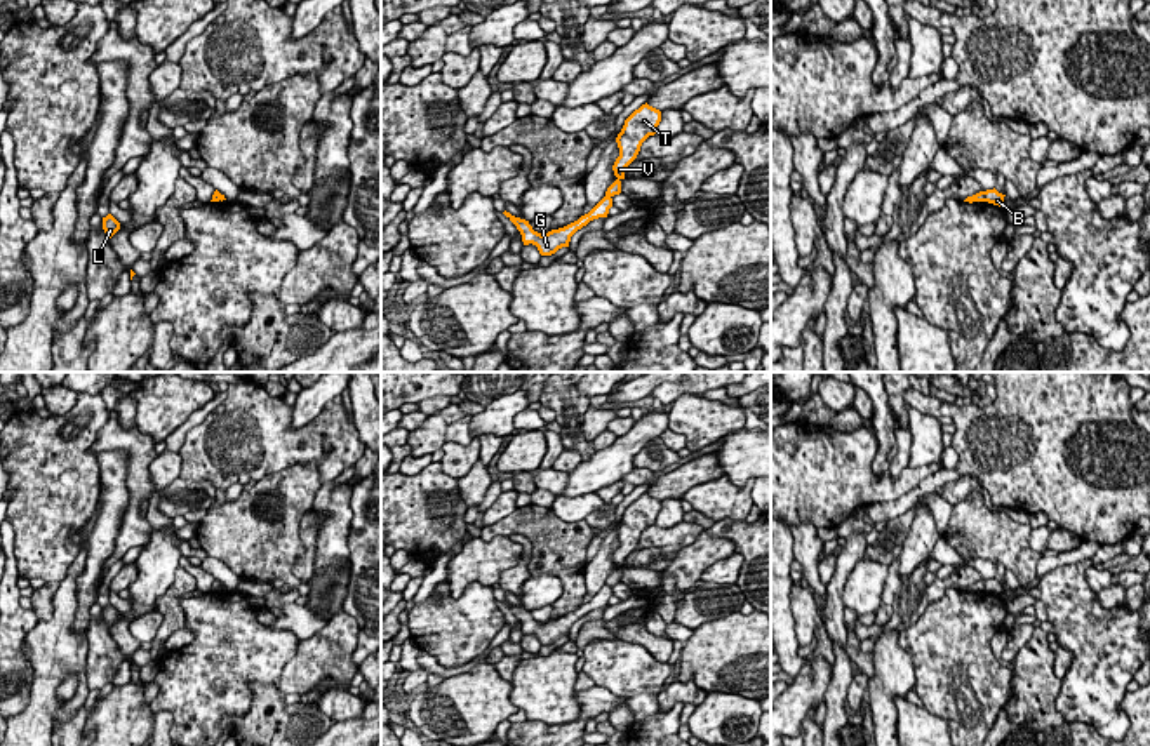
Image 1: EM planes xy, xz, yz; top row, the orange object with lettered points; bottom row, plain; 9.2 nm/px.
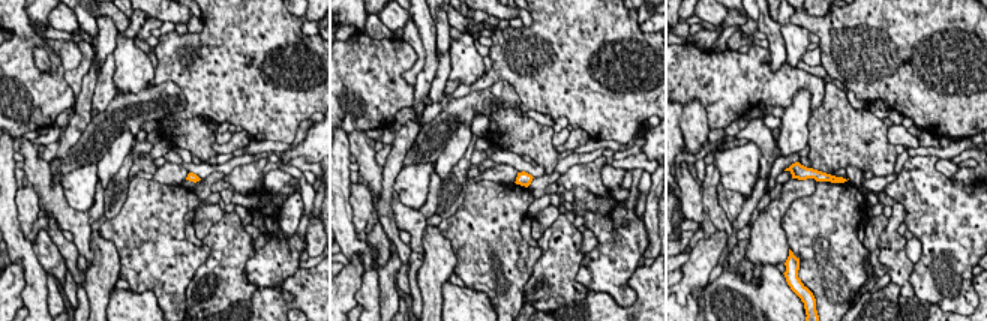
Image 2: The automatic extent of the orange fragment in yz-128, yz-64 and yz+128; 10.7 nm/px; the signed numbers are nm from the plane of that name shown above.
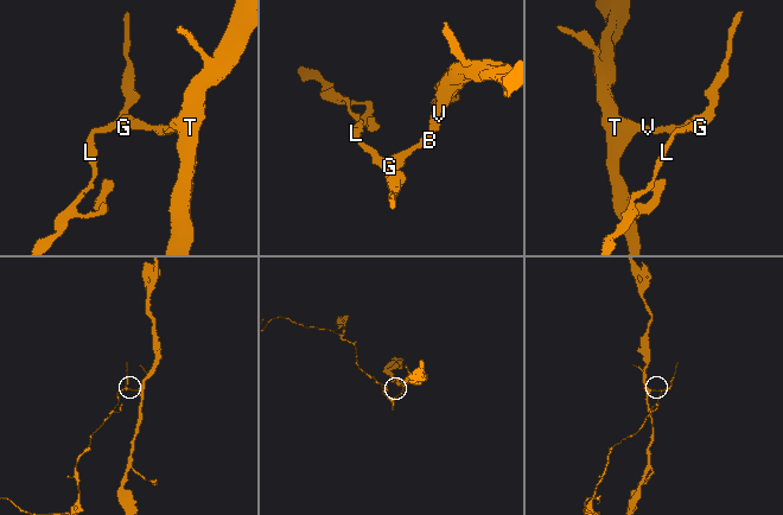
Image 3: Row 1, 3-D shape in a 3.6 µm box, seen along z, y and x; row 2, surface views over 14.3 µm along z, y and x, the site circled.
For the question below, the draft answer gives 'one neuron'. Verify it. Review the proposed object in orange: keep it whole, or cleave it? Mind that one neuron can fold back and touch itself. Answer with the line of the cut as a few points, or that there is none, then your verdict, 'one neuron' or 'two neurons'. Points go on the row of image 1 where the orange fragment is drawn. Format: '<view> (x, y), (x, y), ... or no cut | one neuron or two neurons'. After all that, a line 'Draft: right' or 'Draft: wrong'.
xz (606, 193), (609, 197) | two neurons
Draft: wrong

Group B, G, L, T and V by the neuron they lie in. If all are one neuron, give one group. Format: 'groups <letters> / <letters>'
groups B G L / T V

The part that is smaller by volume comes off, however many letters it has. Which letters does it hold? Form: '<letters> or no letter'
B, G, L

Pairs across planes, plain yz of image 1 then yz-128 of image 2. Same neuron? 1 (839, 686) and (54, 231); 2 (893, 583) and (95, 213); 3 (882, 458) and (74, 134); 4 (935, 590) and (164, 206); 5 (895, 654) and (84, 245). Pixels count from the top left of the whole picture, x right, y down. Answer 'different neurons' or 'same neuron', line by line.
1: different neurons
2: same neuron
3: same neuron
4: different neurons
5: different neurons

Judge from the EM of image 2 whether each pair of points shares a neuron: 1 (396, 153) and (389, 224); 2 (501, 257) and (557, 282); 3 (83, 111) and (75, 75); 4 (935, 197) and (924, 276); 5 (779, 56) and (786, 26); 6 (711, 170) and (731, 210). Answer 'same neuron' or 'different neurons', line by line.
1: same neuron
2: different neurons
3: different neurons
4: same neuron
5: different neurons
6: different neurons

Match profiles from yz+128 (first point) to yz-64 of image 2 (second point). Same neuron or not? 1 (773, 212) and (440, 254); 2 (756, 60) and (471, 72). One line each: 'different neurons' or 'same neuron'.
1: same neuron
2: different neurons

